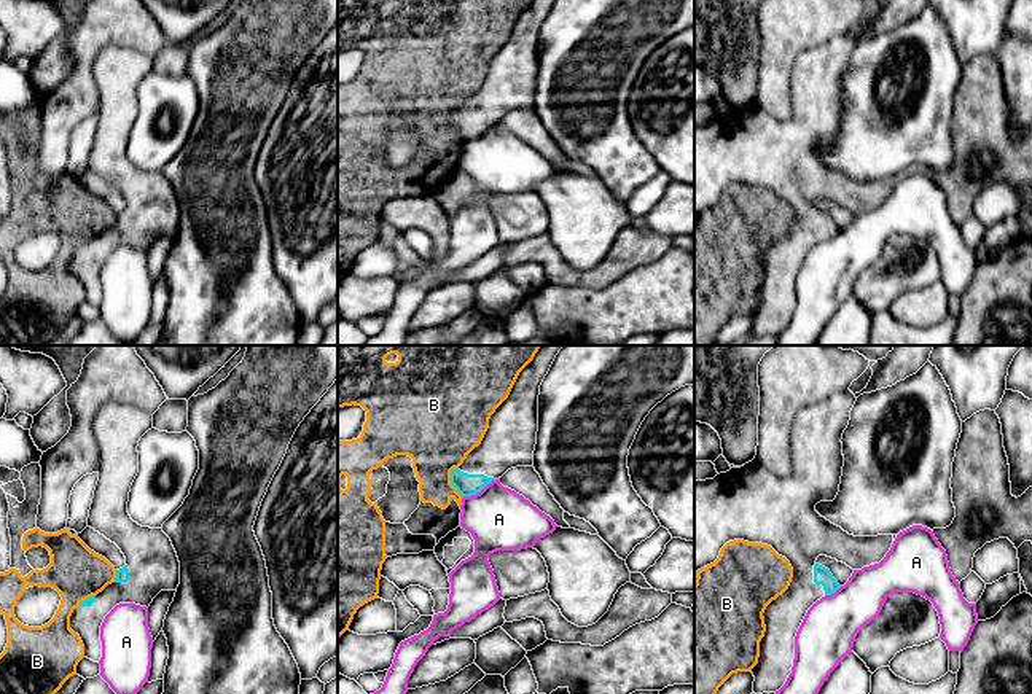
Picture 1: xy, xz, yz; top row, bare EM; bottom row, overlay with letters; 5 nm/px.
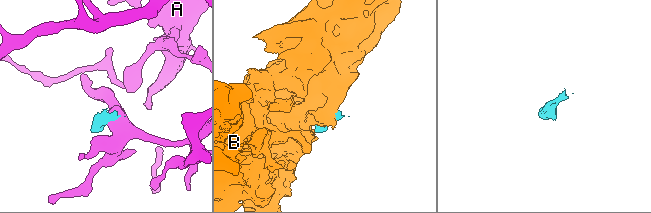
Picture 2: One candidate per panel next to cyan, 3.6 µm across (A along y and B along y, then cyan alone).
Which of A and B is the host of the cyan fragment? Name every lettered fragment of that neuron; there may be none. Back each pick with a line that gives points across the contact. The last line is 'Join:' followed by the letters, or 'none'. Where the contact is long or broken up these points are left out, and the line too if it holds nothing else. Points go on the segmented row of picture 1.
Join: none

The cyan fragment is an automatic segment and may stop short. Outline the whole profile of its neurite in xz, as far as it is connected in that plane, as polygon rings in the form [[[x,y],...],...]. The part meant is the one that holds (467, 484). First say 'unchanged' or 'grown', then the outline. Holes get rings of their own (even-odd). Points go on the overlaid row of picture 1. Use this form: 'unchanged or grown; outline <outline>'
grown; outline [[[540,345],[534,360],[519,372],[508,398],[491,415],[481,444],[451,471],[451,484],[462,497],[479,493],[511,468],[534,466],[540,385],[562,347]]]

